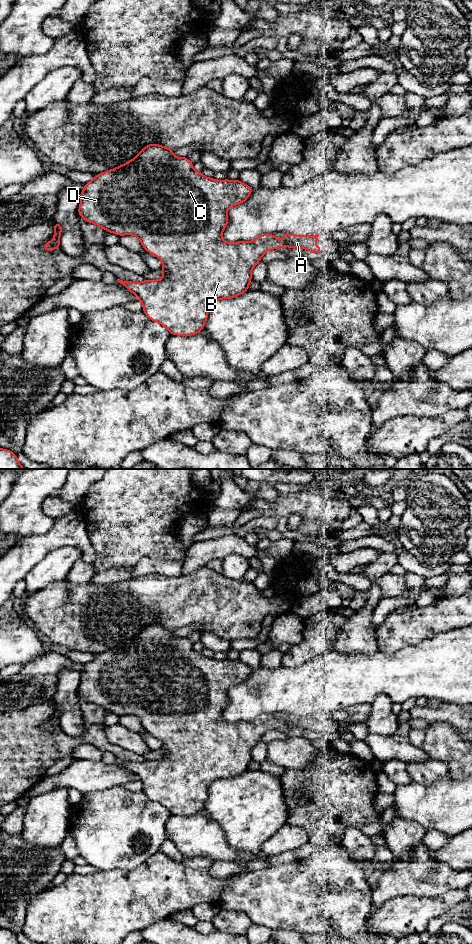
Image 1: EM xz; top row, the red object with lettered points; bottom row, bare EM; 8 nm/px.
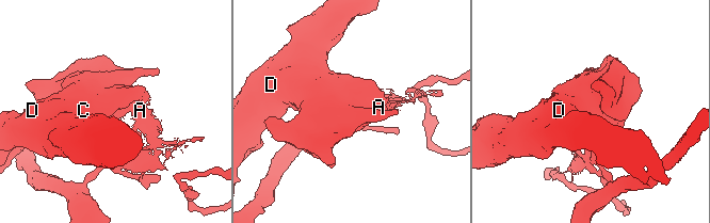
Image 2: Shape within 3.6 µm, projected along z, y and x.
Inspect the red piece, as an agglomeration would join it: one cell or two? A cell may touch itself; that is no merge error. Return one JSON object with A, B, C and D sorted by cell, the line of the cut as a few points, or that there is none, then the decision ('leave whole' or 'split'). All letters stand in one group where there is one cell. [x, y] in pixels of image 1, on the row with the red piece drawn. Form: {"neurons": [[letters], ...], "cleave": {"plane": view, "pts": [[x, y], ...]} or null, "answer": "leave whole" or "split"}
{"neurons": [["A"], ["B", "C", "D"]], "cleave": {"plane": "xz", "pts": [[252, 240], [261, 237], [274, 238], [281, 241], [285, 246]]}, "answer": "split"}

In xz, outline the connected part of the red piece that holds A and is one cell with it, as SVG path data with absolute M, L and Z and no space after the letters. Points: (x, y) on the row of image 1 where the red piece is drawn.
M282 232L281 233L284 238L282 241L278 240L276 237L275 237L275 234L262 234L260 236L258 236L256 239L259 239L261 237L265 237L266 239L275 239L279 242L283 242L285 247L290 247L290 248L303 248L303 249L307 249L308 251L311 251L311 252L314 252L318 255L320 255L320 252L322 251L322 247L320 246L316 246L314 243L317 241L318 237L319 237L319 234L316 234L316 235L313 235L313 236L307 236L307 235L303 235L303 236L297 236L297 235L294 235L294 234L288 234L286 232Z

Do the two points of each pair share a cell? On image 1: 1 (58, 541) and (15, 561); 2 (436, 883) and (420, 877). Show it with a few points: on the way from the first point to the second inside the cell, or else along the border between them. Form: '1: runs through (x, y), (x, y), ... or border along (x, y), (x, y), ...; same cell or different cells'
1: runs through (47, 542), (30, 549), (26, 553); same cell
2: runs through (432, 879), (424, 877); same cell

